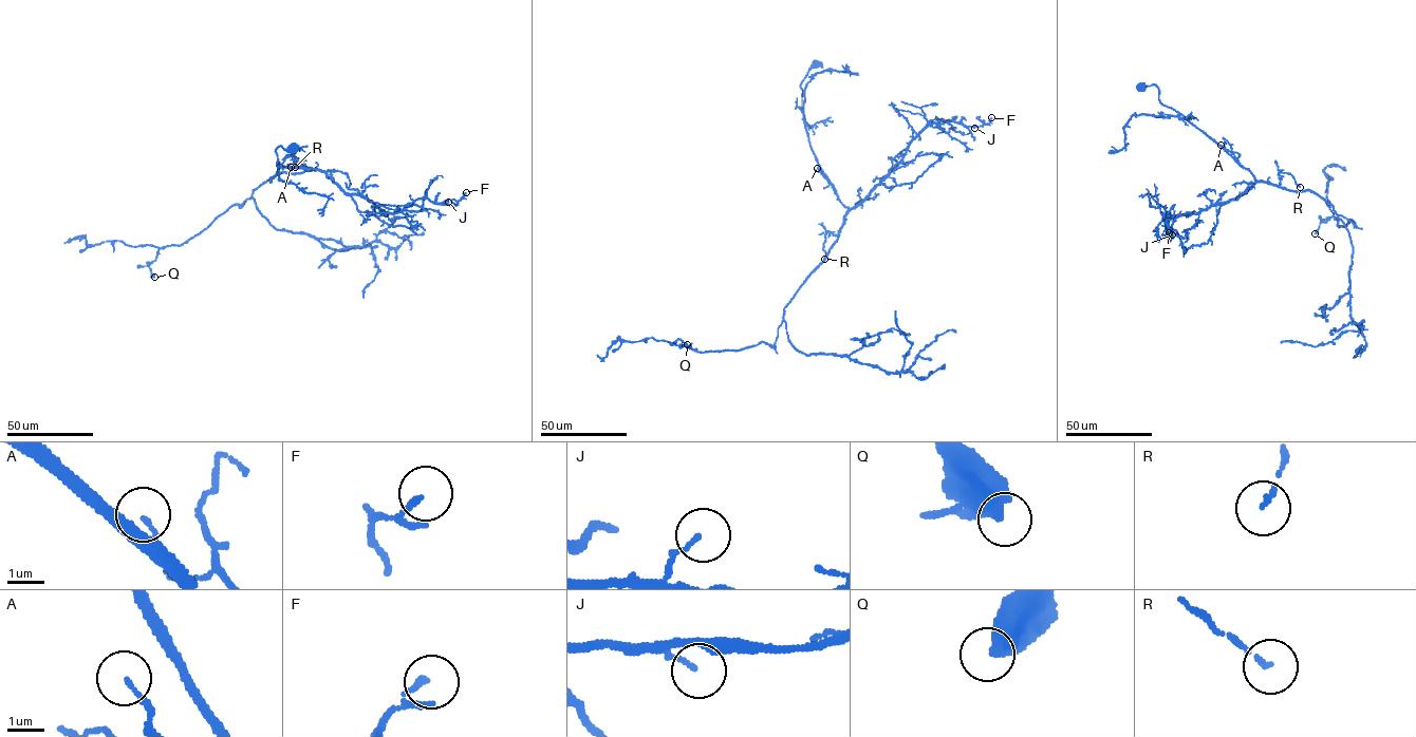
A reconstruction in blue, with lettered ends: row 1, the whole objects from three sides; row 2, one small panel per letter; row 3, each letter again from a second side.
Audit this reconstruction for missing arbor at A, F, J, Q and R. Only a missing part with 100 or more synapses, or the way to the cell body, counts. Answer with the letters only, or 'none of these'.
none of these

